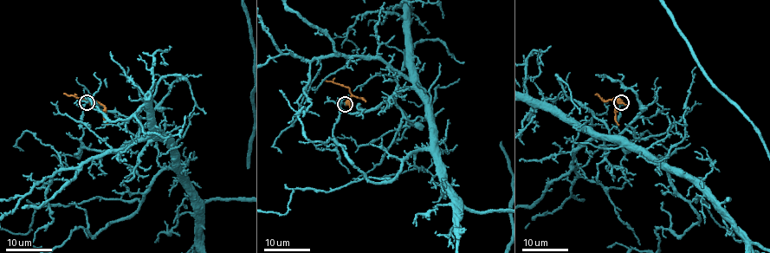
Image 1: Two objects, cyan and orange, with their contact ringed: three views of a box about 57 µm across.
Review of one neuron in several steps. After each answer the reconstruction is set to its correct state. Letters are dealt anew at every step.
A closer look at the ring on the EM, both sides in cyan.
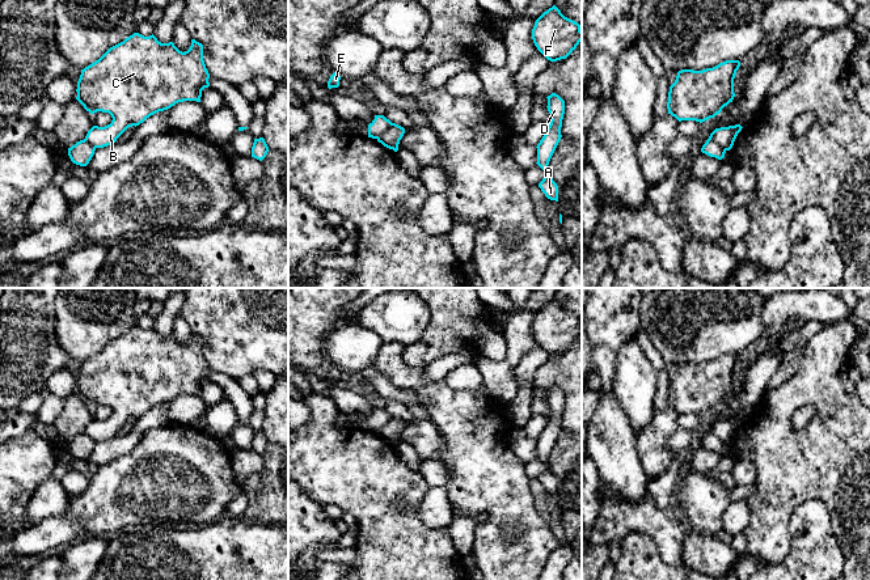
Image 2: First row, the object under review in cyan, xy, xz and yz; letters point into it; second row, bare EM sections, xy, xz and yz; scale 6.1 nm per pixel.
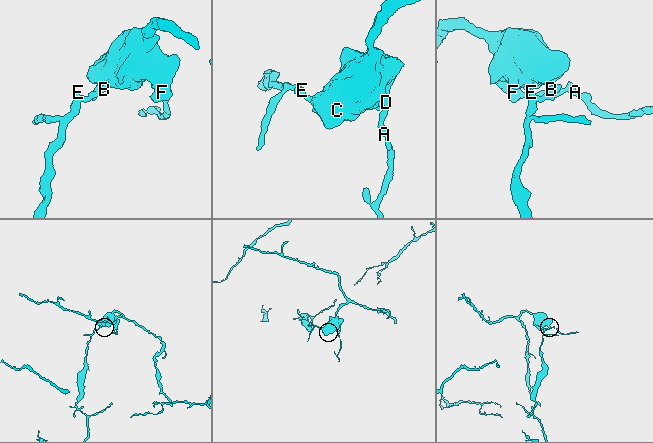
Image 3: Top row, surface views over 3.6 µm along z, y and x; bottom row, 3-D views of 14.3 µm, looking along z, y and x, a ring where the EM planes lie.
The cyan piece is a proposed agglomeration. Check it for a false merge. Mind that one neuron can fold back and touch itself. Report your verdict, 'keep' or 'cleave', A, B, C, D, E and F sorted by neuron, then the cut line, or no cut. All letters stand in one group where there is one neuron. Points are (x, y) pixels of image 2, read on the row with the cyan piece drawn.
cleave; A B C D F / E; cut in xz along (392, 123), (378, 139)

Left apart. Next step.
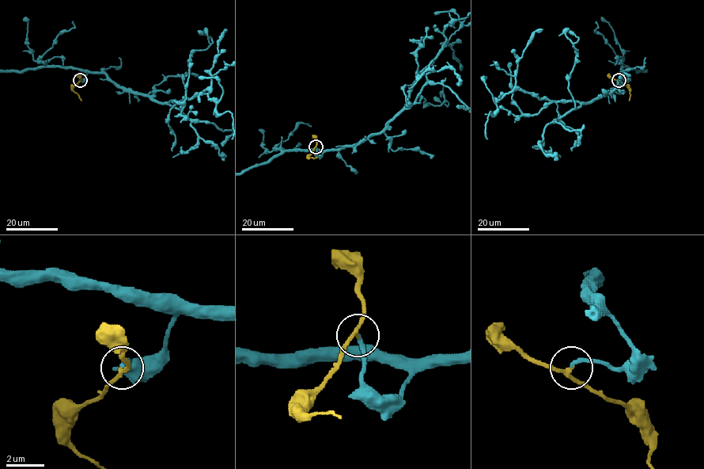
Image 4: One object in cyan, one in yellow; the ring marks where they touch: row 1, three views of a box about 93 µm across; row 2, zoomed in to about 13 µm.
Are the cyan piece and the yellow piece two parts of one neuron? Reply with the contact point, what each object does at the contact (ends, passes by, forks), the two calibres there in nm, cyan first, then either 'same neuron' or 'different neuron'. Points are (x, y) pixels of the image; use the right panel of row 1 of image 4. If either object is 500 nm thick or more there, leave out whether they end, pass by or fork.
place (618, 80); cyan ends; yellow passes by; calibres 200 and 190 nm; same neuron

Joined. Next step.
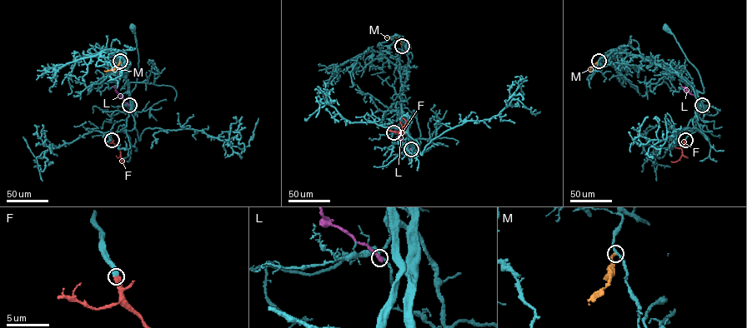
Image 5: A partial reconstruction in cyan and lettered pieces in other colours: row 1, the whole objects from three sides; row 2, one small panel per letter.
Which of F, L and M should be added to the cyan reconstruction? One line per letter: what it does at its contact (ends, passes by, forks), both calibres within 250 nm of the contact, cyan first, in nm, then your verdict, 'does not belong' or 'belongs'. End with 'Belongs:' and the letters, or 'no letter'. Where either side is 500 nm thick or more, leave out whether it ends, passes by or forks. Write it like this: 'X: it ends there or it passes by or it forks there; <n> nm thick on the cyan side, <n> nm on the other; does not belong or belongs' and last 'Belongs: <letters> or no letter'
F: it ends there; 360 nm thick on the cyan side, 320 nm on the other; belongs
L: it ends there; 170 nm thick on the cyan side, 360 nm on the other; does not belong
M: it ends there; 200 nm thick on the cyan side, 240 nm on the other; does not belong
Belongs: F

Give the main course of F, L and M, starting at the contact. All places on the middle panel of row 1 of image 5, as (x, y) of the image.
F: (393, 131), (402, 129), (405, 123), (403, 118)
L: (411, 149), (405, 147), (394, 128)
M: (402, 46), (397, 37), (386, 37)

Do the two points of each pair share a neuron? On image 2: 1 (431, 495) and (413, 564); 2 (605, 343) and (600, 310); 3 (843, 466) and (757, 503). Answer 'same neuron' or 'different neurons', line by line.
1: different neurons
2: same neuron
3: same neuron

